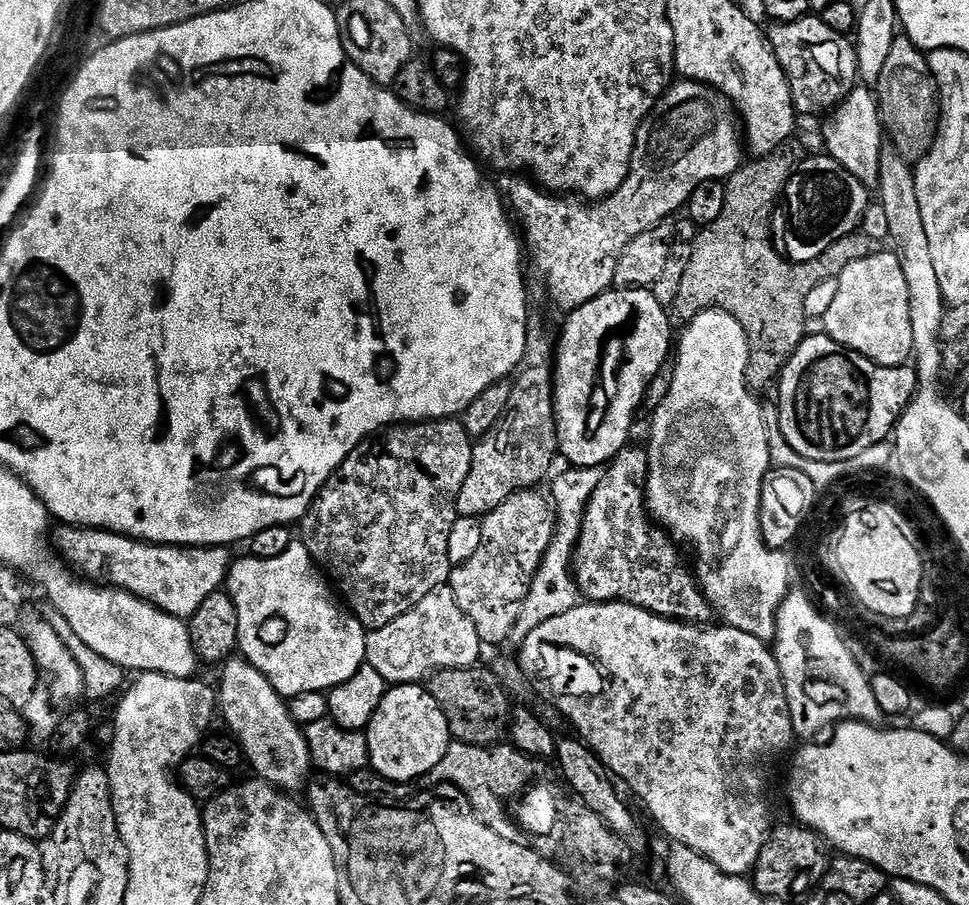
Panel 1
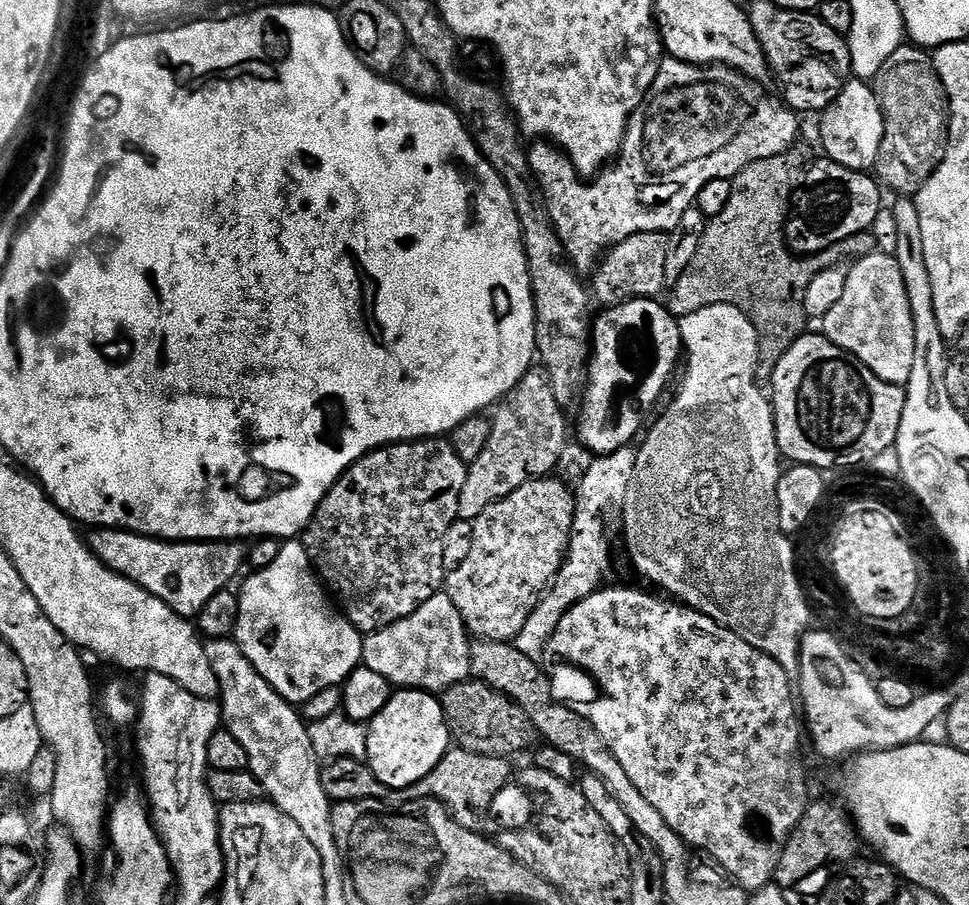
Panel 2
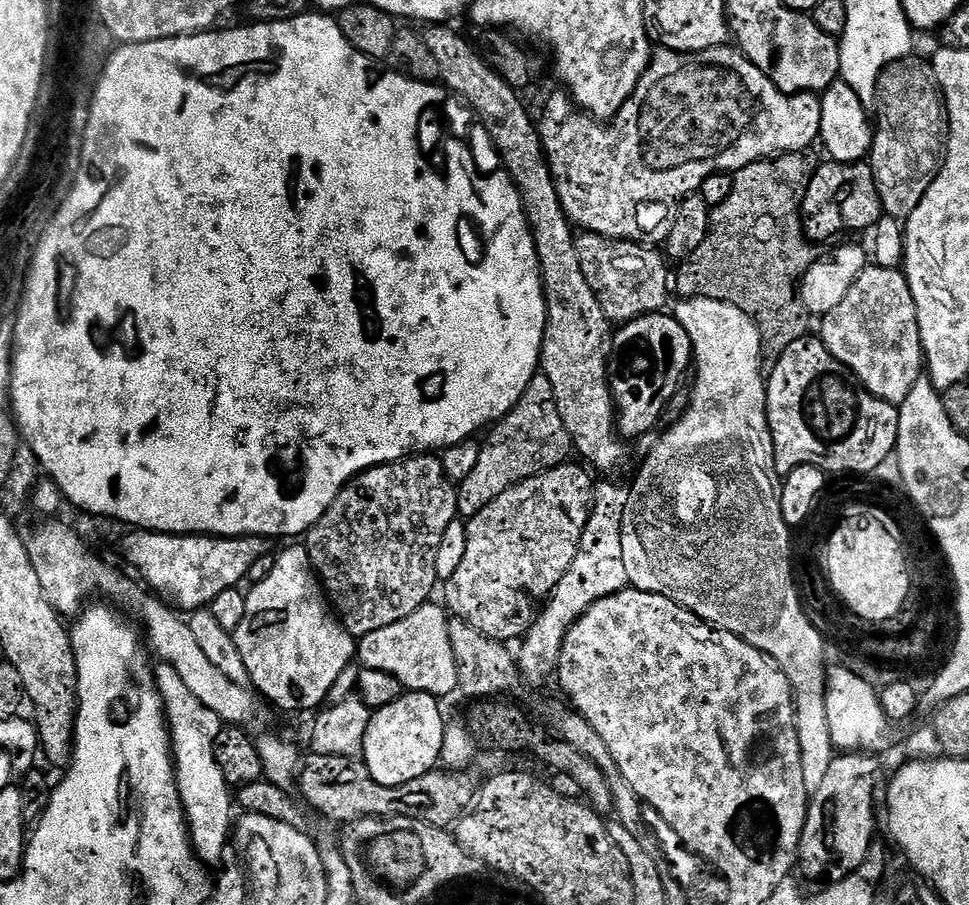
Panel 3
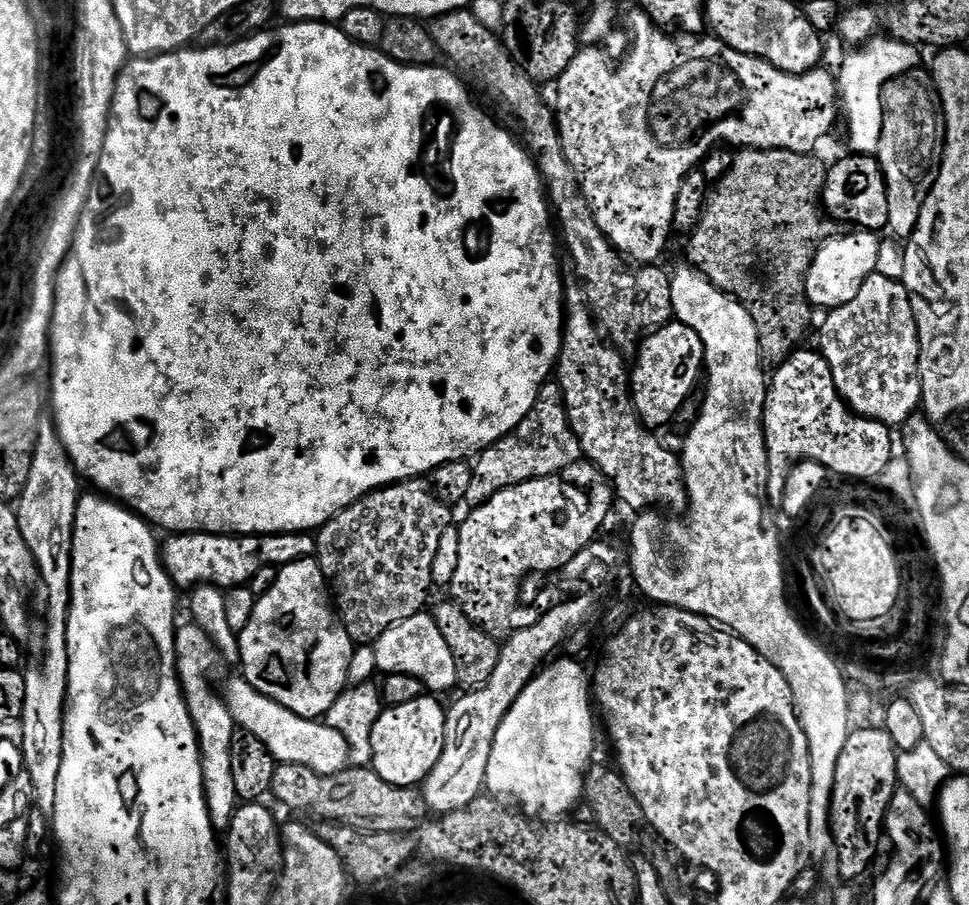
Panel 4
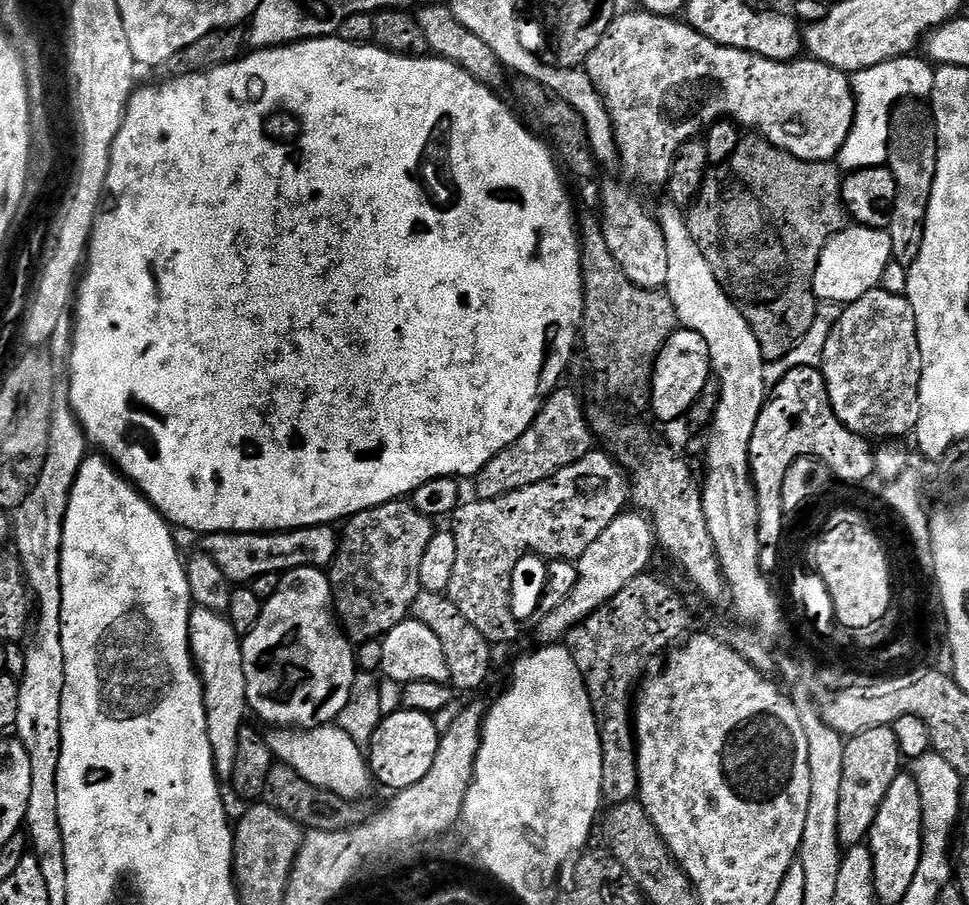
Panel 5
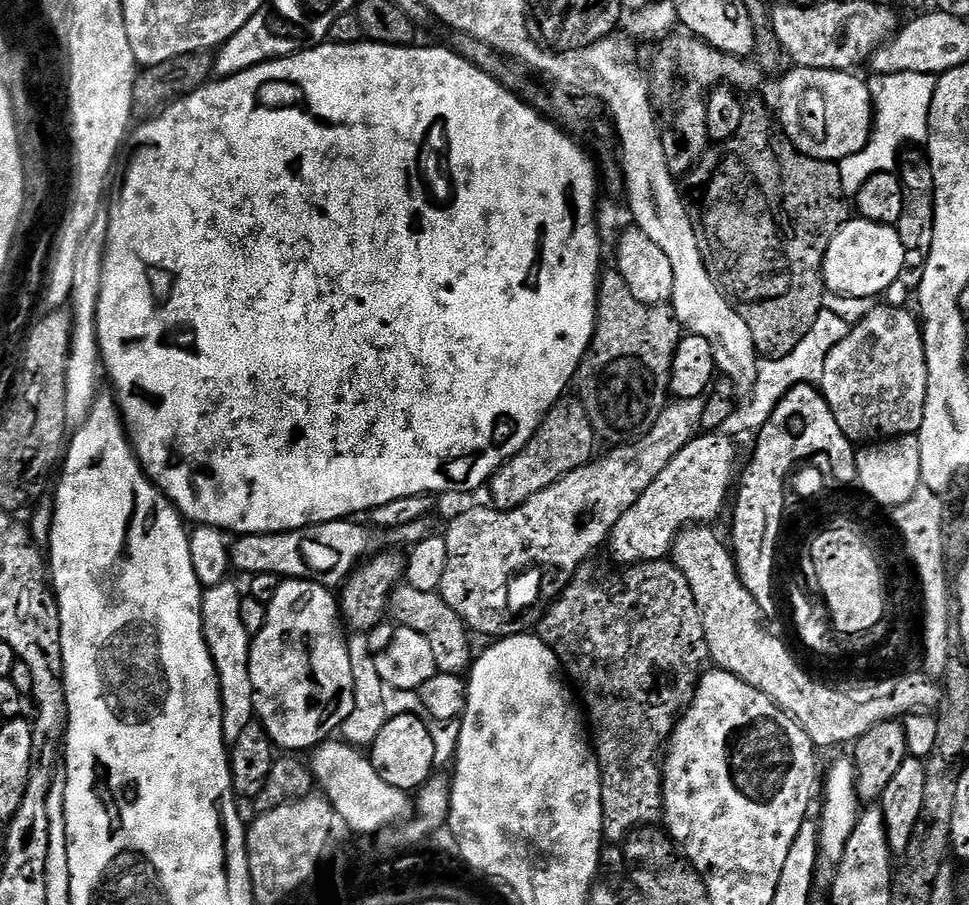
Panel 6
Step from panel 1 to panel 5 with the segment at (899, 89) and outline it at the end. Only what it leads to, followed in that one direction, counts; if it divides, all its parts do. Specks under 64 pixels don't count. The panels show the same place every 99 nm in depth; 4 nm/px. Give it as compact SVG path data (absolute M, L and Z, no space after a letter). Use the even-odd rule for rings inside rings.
M912 102L905 103L895 113L892 136L888 139L886 165L894 174L896 183L892 220L888 223L886 231L890 234L893 261L906 269L914 262L914 258L918 258L918 250L922 246L924 223L930 206L930 194L934 190L936 173L936 130L929 113L915 106L917 105Z

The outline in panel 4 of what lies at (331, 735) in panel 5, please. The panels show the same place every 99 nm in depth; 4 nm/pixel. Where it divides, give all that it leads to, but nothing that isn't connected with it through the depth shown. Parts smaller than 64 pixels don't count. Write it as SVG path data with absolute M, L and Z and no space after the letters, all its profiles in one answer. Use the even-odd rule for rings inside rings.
M236 674L233 680L226 681L224 688L222 684L222 695L236 727L260 739L279 763L306 766L319 776L339 776L349 767L346 738L342 738L342 734L338 734L338 730L331 728L327 722L307 720L286 710L286 706L254 690L254 686L250 686L250 682L246 682L240 674Z

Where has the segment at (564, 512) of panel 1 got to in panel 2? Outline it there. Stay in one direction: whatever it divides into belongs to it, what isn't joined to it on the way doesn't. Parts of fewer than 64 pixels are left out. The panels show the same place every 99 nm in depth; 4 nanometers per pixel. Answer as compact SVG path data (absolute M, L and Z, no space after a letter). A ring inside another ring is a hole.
M632 446L619 448L608 456L596 456L593 461L593 464L585 470L580 485L575 485L574 488L576 497L574 522L560 573L540 597L514 641L516 648L522 650L526 658L534 661L539 661L543 657L546 642L552 637L554 630L558 630L558 622L562 622L565 614L590 594L600 591L605 583L604 575L612 564L612 548L608 545L608 532L604 529L604 511L611 506L612 500L623 501L628 483L634 478L636 448Z

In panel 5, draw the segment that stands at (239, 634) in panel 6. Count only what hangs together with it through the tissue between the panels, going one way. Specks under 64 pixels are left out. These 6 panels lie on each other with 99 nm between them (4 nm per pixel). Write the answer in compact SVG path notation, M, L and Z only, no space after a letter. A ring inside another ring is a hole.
M193 607L190 614L190 646L192 647L192 661L196 664L196 671L200 673L200 681L204 683L204 705L206 706L206 726L210 734L210 750L214 754L214 766L216 774L221 778L231 778L234 774L234 758L238 754L238 734L246 727L247 716L250 716L248 707L248 699L246 698L246 670L244 669L244 659L242 658L242 650L244 649L242 637L234 630L231 620L222 612L216 612L213 608Z

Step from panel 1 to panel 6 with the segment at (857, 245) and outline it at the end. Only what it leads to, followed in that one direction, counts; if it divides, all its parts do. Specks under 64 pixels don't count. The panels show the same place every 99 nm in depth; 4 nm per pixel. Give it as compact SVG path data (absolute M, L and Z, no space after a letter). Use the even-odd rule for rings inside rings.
M763 103L749 107L742 118L742 126L738 126L738 134L734 134L728 140L713 143L708 151L691 170L683 177L682 188L686 193L686 203L688 206L688 217L692 220L692 225L698 238L700 253L704 259L704 264L708 267L708 273L712 276L713 282L720 287L721 292L732 302L732 307L750 326L750 338L754 338L754 346L761 357L773 360L782 358L810 334L810 326L818 322L818 314L823 310L823 296L826 293L824 287L824 255L838 230L850 218L850 200L844 195L842 186L842 174L839 163L831 160L819 160L810 158L806 154L798 151L792 144L787 133L780 127L775 115Z

